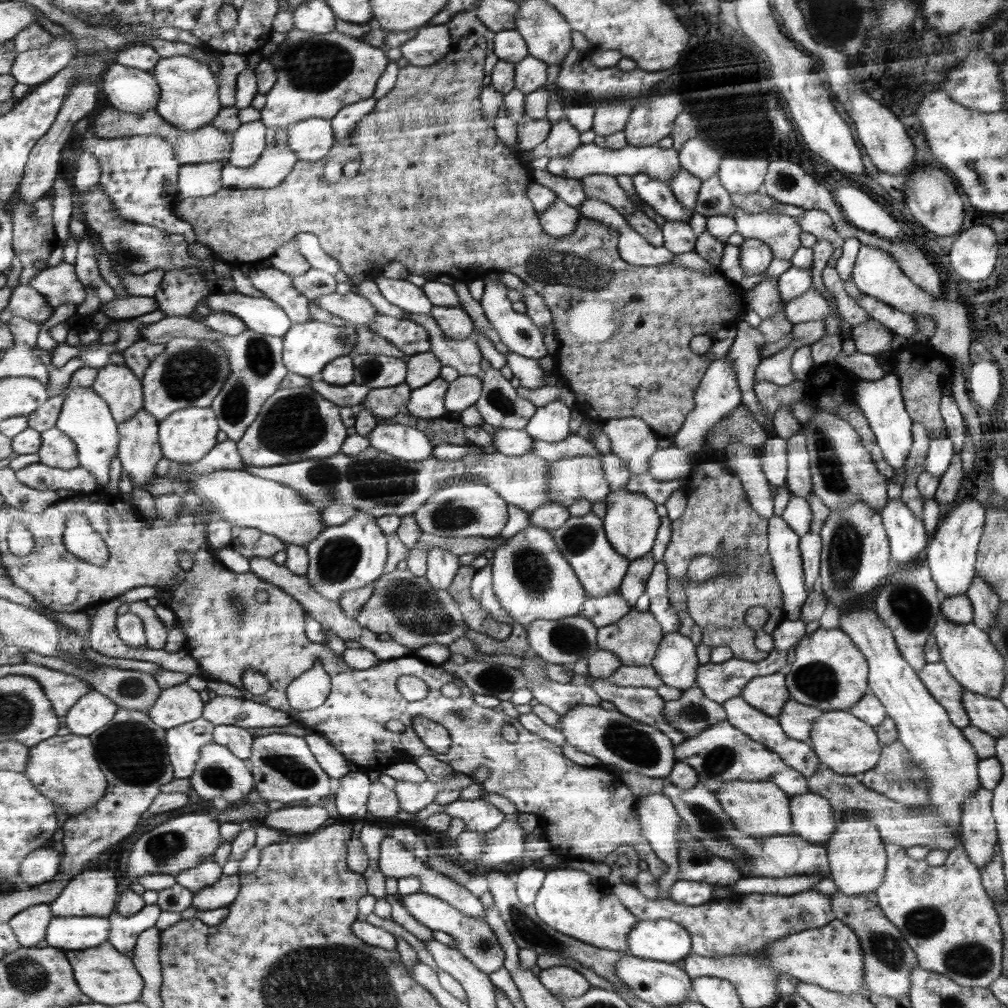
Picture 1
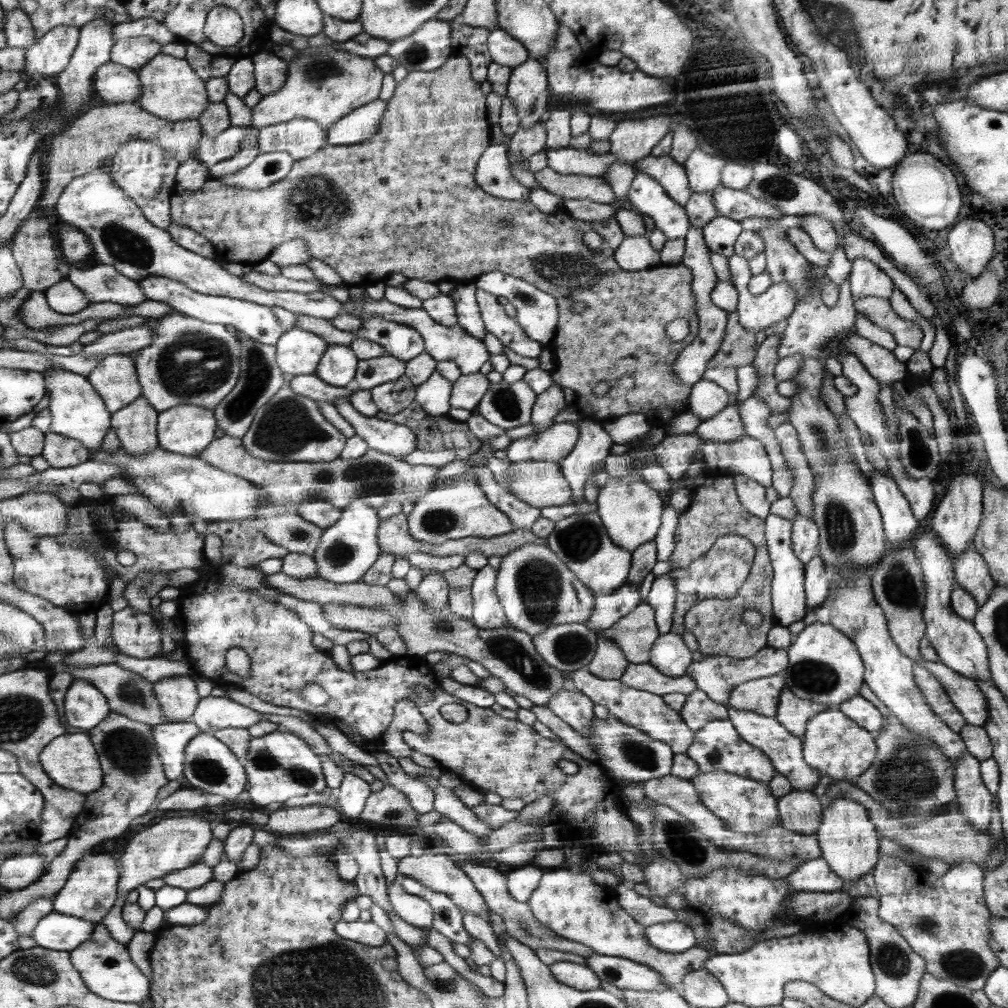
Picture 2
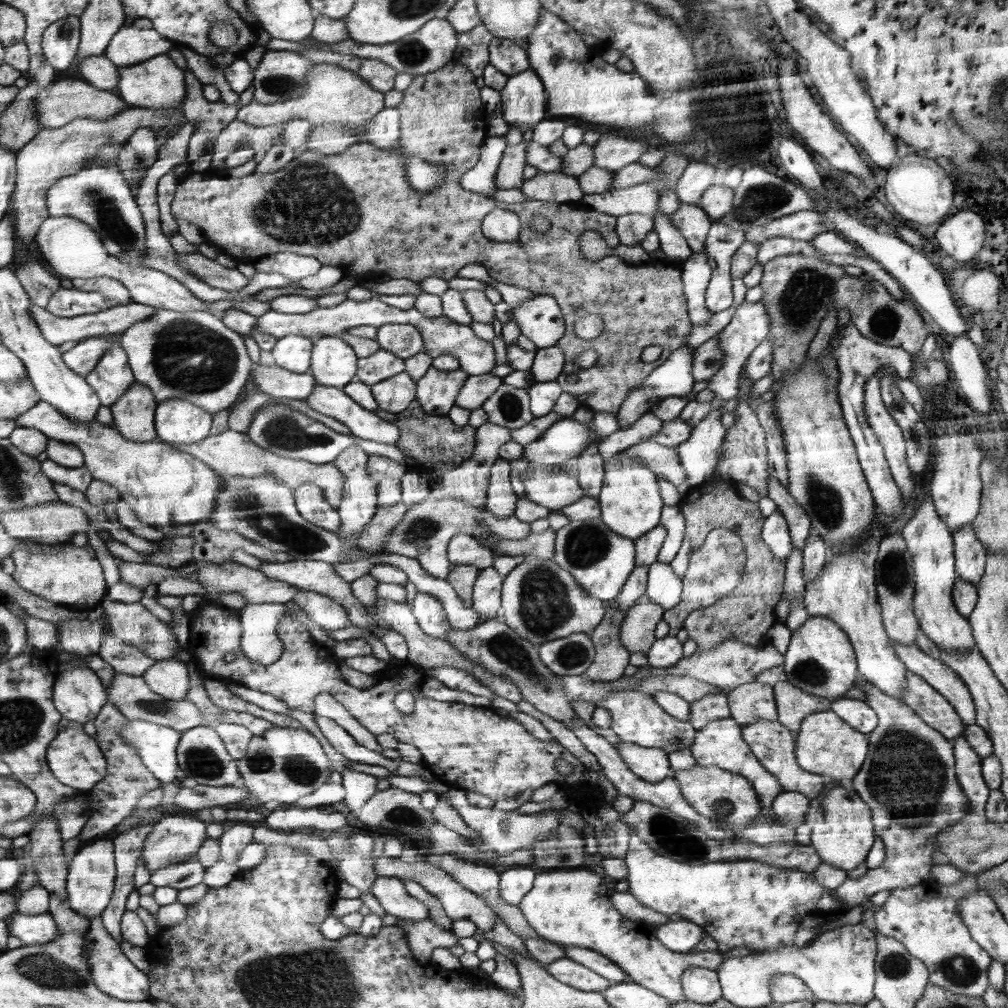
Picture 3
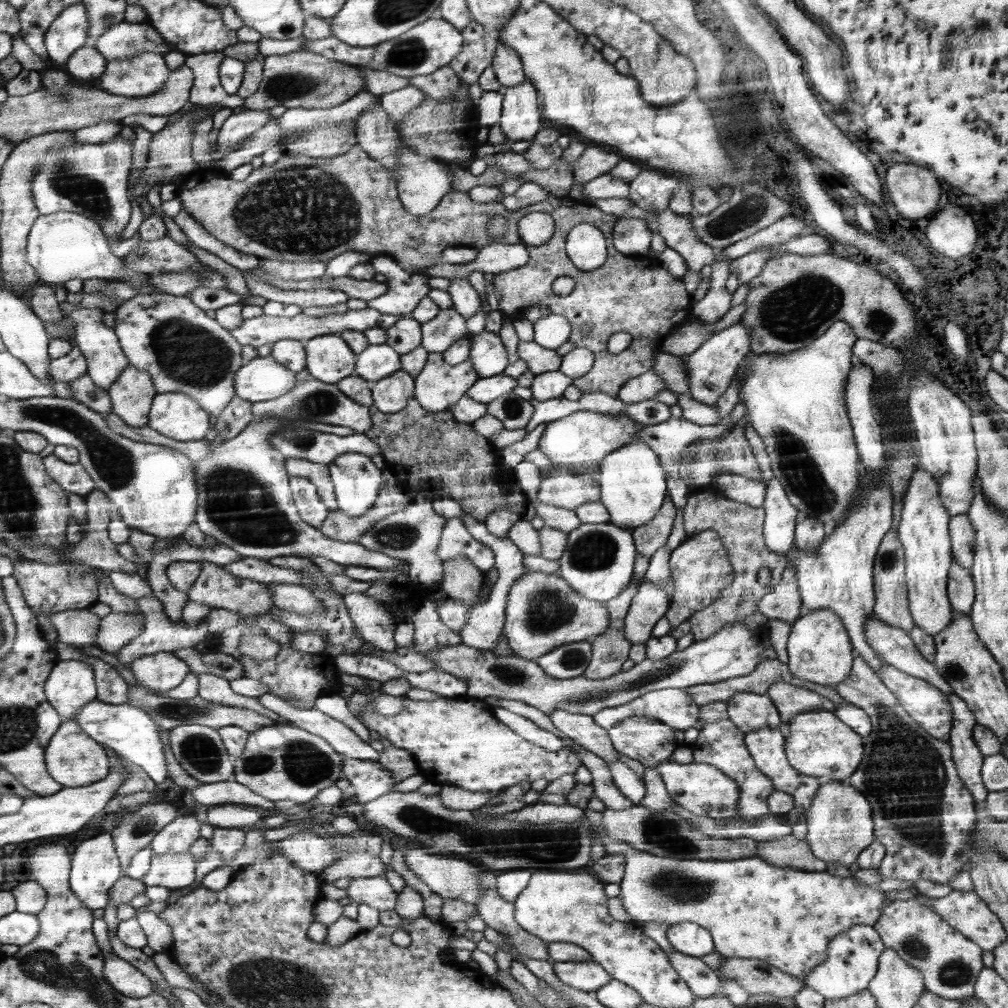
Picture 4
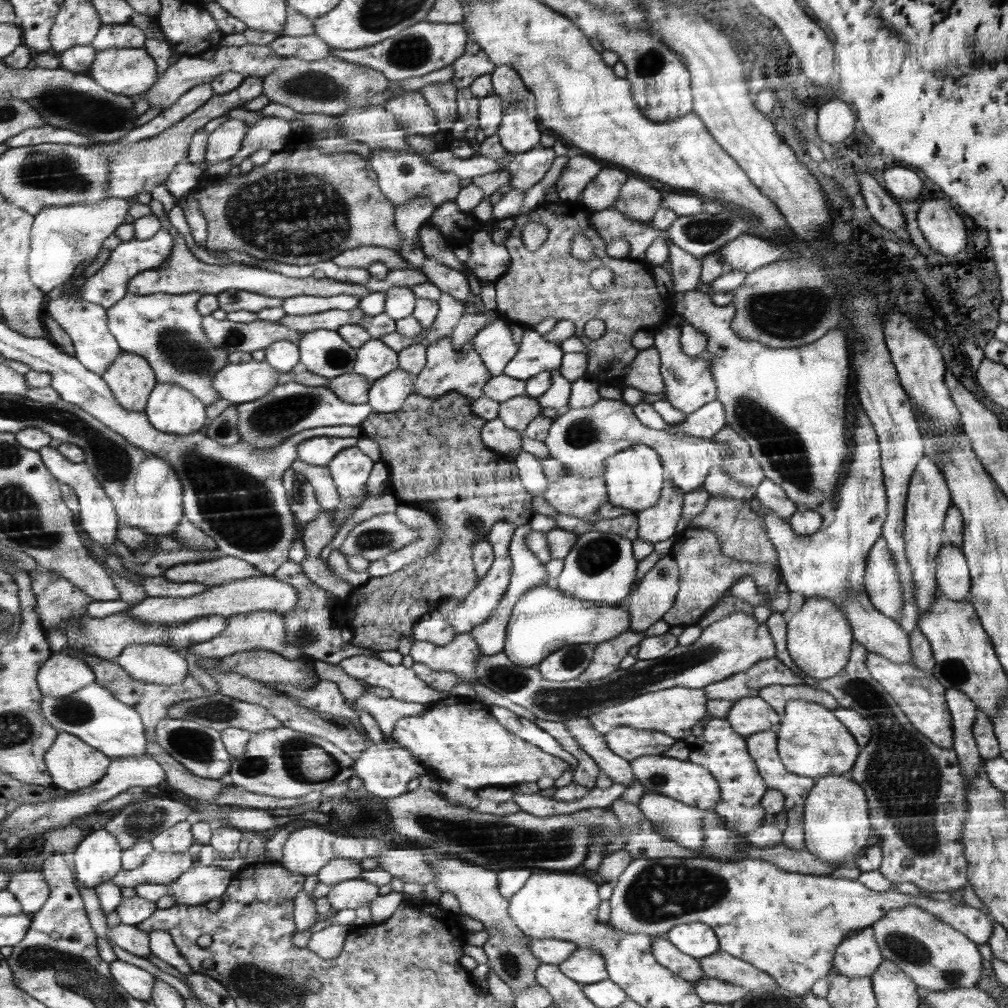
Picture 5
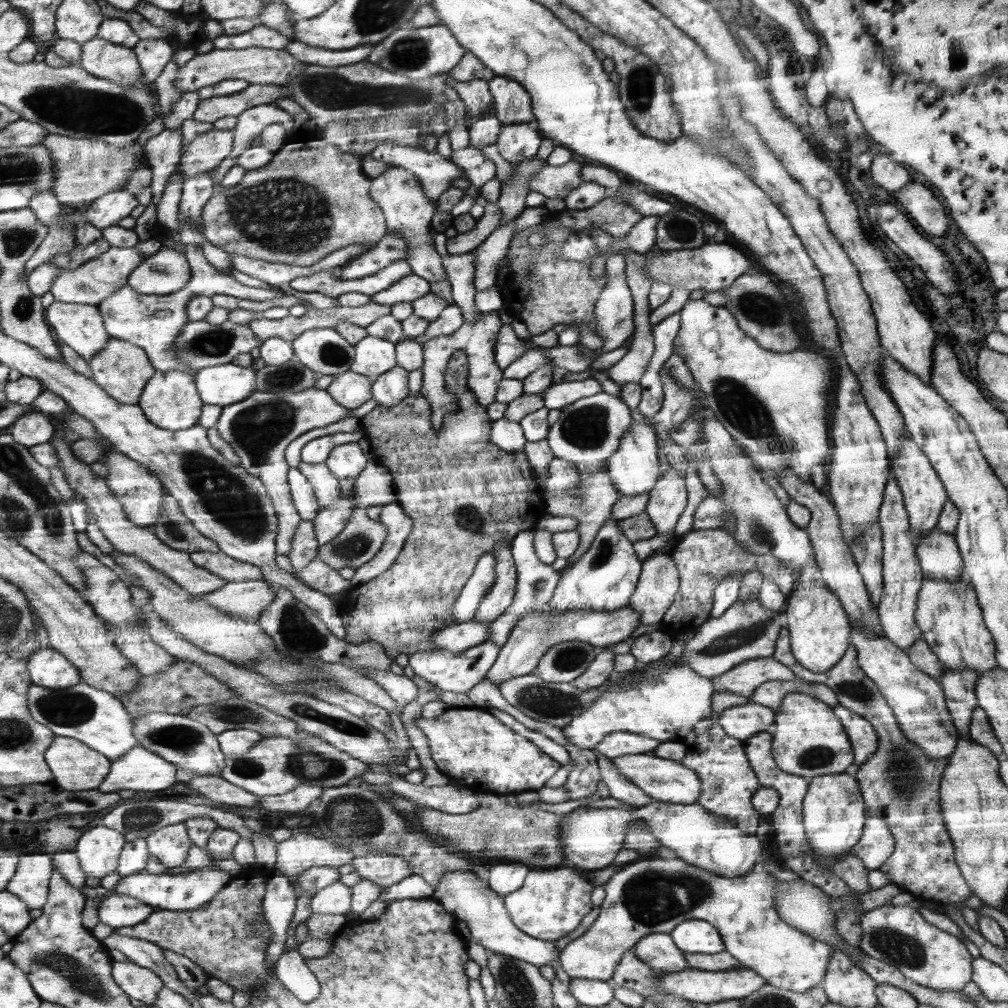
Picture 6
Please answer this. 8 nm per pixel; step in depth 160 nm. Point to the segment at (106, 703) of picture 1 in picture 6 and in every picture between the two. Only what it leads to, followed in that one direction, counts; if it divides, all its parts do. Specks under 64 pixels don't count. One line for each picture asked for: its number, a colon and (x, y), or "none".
2: (86, 706)
3: (80, 694)
4: (72, 686)
5: (63, 675)
6: (49, 667)

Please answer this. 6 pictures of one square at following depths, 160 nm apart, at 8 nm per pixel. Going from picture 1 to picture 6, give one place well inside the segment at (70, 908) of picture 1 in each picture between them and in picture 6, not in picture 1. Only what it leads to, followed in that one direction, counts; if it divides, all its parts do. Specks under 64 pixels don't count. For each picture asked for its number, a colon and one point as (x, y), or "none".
2: (91, 893)
3: (92, 879)
4: (96, 867)
5: (98, 859)
6: (100, 848)

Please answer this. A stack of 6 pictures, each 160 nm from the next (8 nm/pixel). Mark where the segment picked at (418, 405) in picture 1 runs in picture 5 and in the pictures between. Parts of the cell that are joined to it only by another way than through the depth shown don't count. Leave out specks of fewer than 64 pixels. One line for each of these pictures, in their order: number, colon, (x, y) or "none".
2: (433, 395)
3: (437, 391)
4: (439, 386)
5: (446, 371)

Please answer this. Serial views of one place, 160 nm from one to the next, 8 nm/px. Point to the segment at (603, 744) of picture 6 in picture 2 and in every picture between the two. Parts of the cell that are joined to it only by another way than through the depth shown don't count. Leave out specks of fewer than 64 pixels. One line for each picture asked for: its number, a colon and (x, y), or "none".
2: (648, 712)
3: (636, 717)
4: (649, 741)
5: (629, 742)

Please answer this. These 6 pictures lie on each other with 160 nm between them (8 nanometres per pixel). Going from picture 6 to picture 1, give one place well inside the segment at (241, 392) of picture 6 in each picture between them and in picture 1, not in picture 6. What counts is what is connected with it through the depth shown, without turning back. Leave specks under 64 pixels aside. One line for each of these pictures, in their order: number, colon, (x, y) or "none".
1: (352, 395)
2: (310, 385)
3: (279, 383)
4: (261, 379)
5: (239, 383)

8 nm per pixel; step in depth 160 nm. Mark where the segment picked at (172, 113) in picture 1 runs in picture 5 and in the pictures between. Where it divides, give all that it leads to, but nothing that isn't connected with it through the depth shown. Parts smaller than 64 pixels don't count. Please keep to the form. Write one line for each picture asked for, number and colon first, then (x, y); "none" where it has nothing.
2: (171, 90)
3: (158, 83)
4: (146, 73)
5: (130, 71)

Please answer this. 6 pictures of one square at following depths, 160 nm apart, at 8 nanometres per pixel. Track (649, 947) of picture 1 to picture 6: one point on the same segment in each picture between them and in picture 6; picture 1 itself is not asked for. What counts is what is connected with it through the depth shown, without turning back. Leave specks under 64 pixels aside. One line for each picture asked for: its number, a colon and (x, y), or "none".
2: (673, 936)
3: (683, 936)
4: (690, 938)
5: (697, 939)
6: (694, 936)

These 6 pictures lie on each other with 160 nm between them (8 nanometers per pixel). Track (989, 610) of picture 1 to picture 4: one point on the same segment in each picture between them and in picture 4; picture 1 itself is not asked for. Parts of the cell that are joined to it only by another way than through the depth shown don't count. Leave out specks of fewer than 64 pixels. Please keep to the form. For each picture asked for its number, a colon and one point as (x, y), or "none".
2: (973, 575)
3: (971, 555)
4: (961, 528)

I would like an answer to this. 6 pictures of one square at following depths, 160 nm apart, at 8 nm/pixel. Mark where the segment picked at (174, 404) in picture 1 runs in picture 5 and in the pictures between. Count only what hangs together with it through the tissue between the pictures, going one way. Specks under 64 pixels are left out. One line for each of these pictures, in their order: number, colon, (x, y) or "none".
2: (189, 362)
3: (191, 355)
4: (169, 337)
5: (165, 329)

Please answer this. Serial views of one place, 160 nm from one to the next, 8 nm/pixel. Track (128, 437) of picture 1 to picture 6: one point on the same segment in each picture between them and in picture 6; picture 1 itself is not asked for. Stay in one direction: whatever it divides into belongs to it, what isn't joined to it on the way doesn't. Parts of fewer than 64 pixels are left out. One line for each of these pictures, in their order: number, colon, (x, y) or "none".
2: (136, 425)
3: (135, 413)
4: (133, 394)
5: (132, 379)
6: (123, 368)

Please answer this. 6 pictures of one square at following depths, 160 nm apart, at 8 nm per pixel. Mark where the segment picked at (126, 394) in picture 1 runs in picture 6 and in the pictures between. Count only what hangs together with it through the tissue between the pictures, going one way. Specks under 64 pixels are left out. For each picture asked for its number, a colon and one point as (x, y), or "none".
2: (116, 379)
3: (113, 377)
4: (98, 340)
5: (87, 323)
6: (82, 326)

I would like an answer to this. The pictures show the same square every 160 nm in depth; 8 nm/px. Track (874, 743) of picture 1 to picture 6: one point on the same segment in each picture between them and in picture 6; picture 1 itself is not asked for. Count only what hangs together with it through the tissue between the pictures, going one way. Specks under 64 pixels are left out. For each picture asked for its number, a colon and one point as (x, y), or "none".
2: (834, 744)
3: (826, 744)
4: (819, 744)
5: (812, 741)
6: (810, 740)

